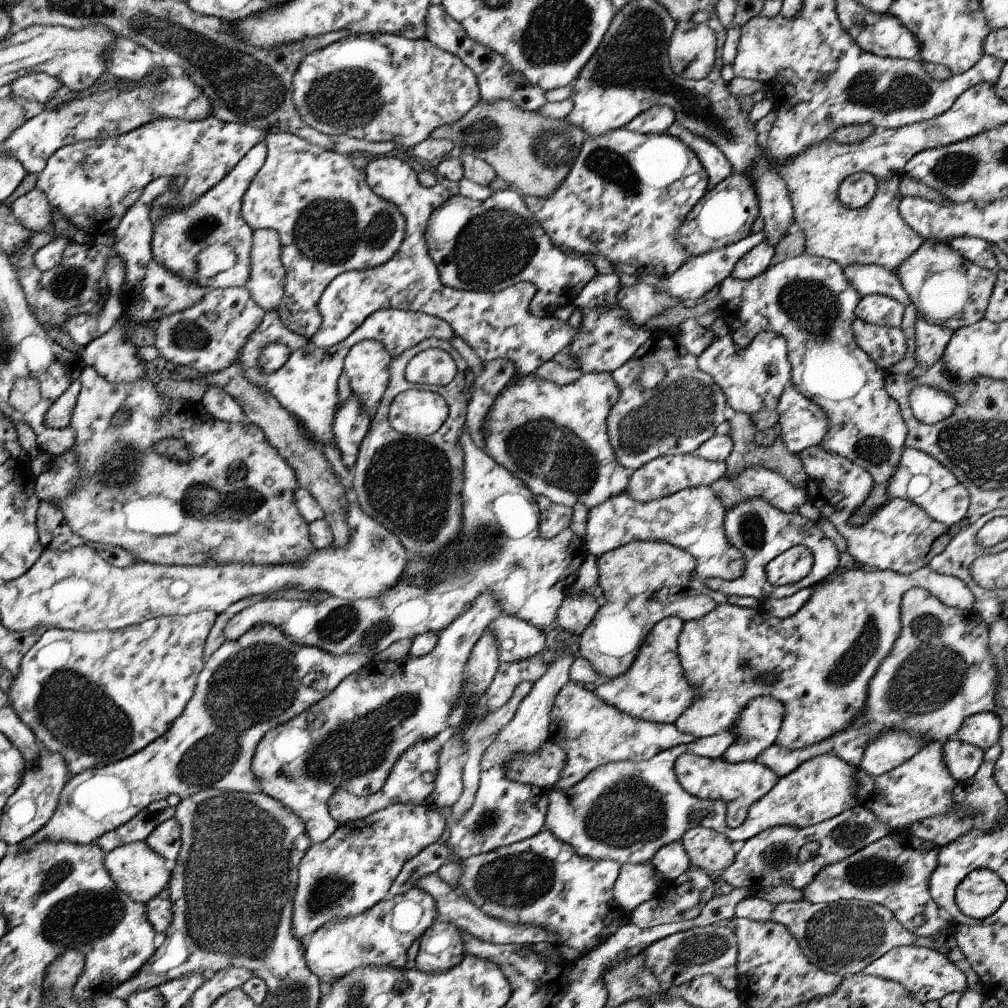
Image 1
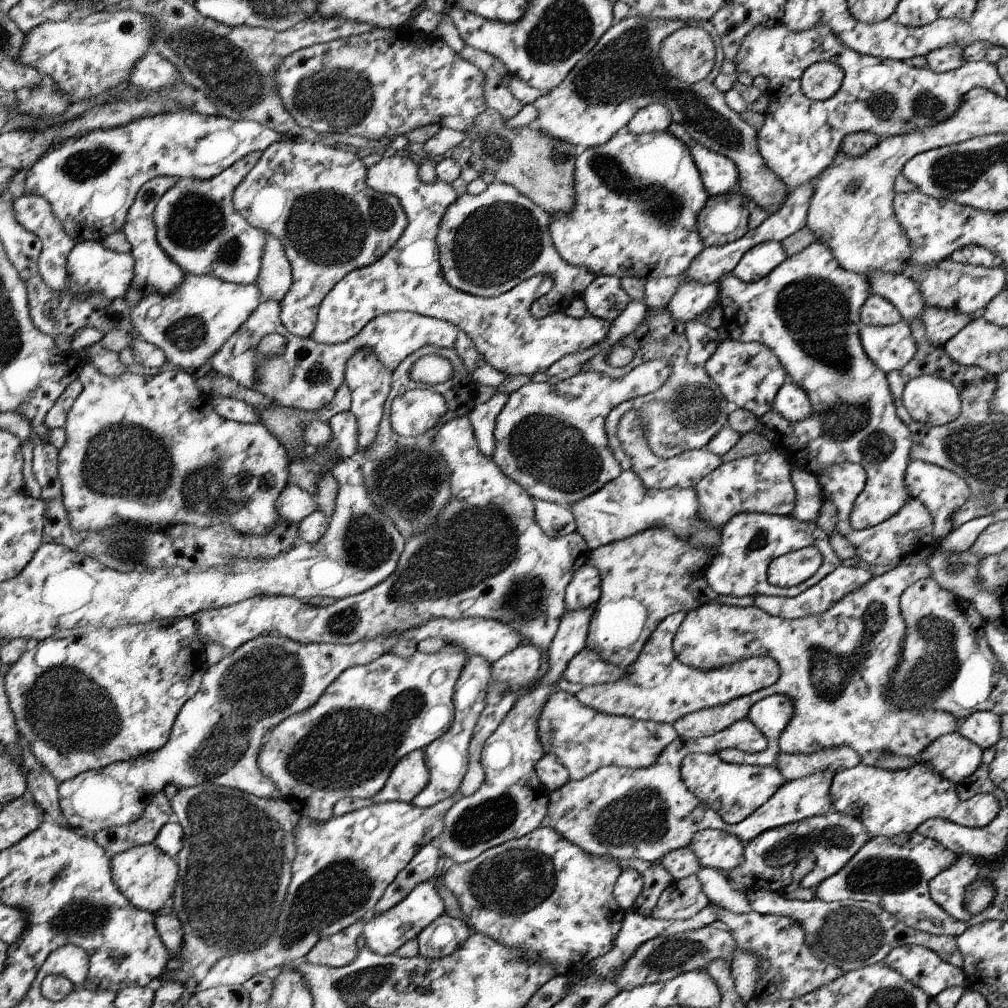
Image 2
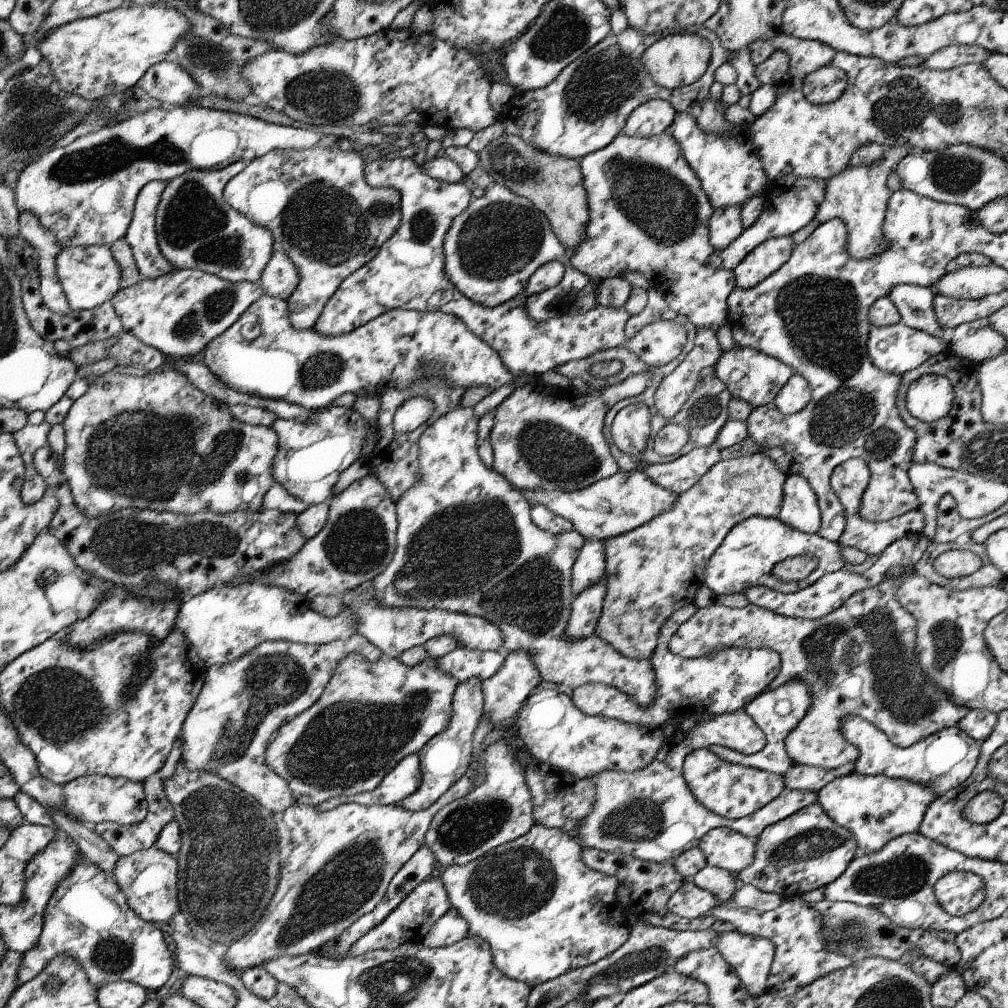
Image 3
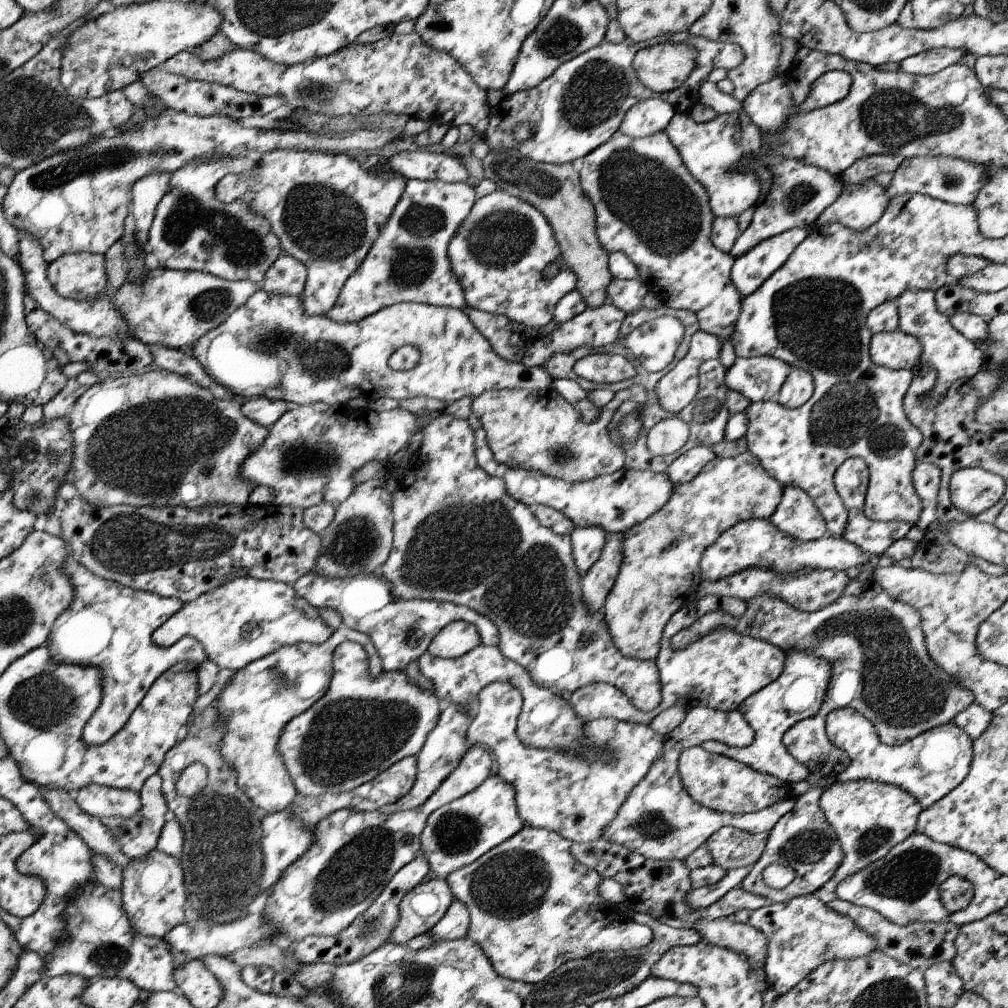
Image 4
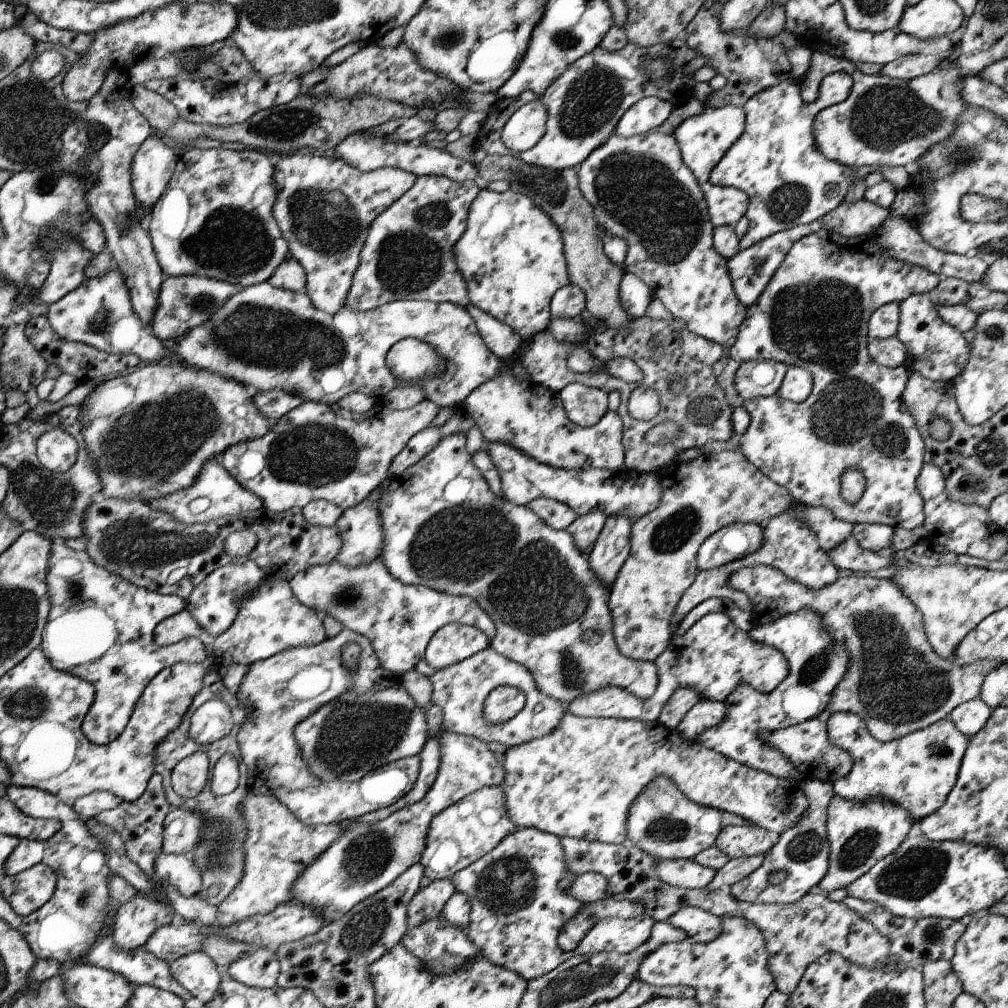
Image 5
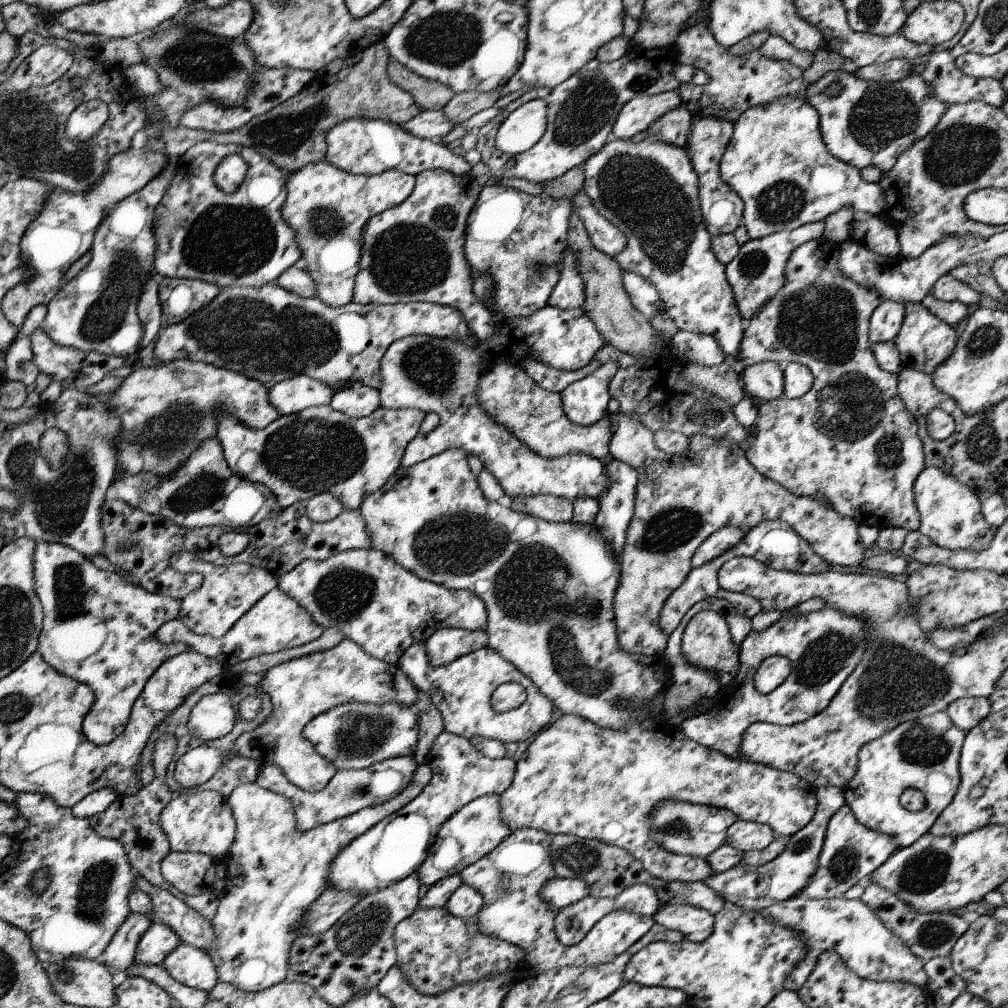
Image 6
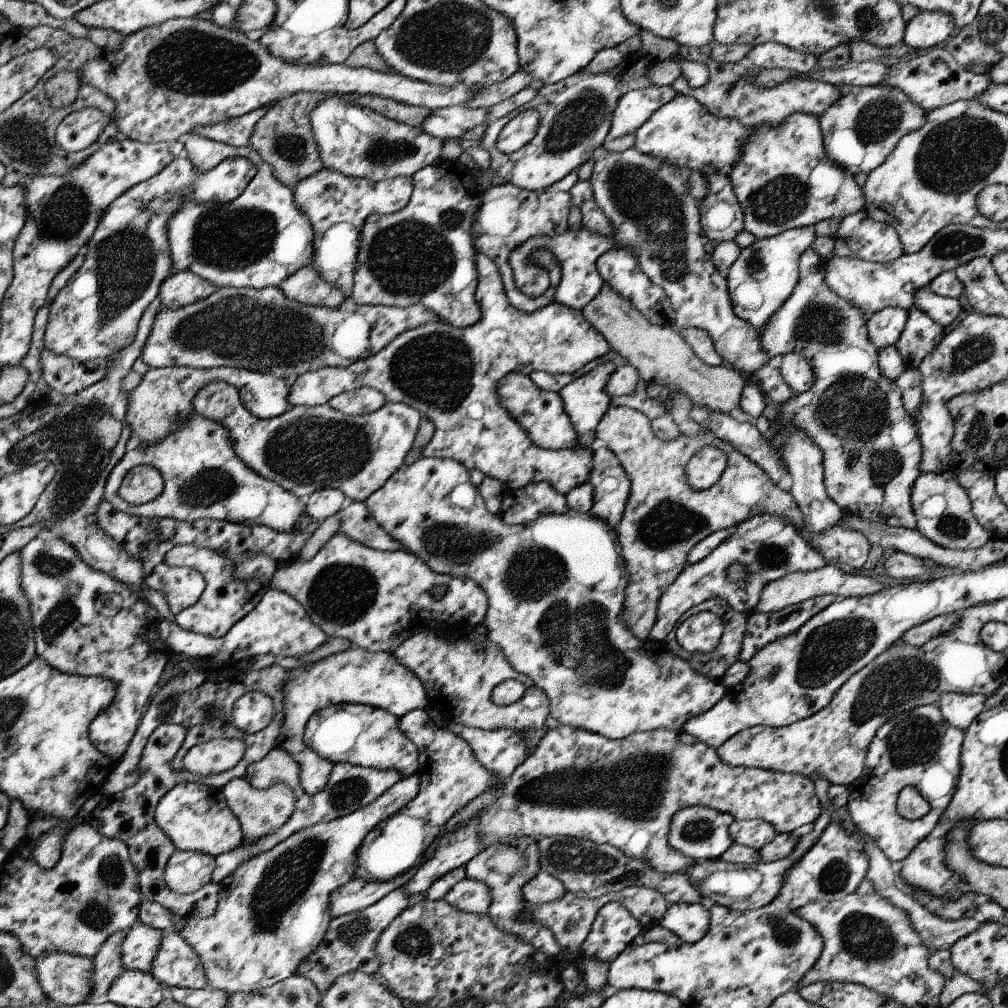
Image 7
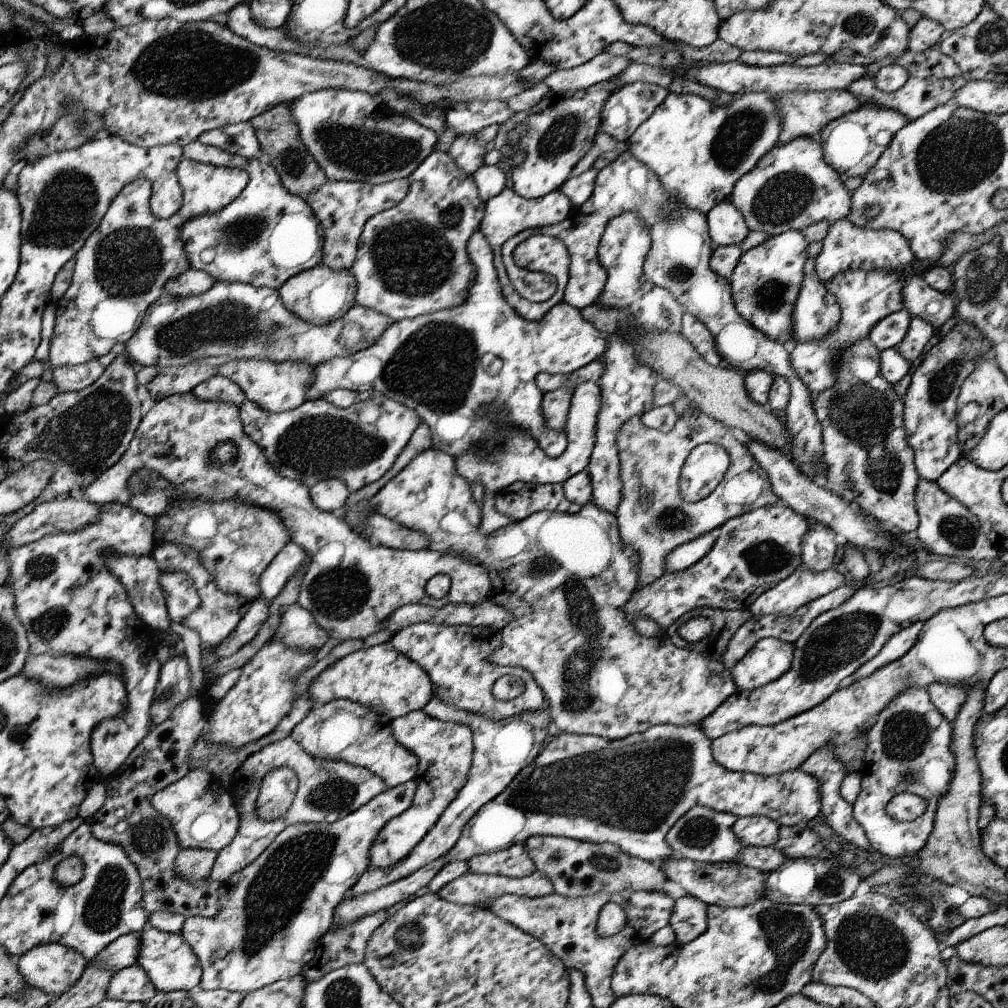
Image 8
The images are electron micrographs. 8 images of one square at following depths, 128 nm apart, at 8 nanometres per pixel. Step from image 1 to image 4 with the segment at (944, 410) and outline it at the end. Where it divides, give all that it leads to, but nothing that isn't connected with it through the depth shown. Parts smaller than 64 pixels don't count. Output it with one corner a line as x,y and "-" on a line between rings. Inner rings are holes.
906,290
904,294
896,299
899,315
898,330
910,336
916,336
922,346
920,364
928,364
936,370
936,384
932,392
924,398
926,408
936,408
948,388
962,378
972,377
984,362
984,352
976,348
974,342
965,338
954,326
950,324
948,317
940,314
935,302
935,292
932,290

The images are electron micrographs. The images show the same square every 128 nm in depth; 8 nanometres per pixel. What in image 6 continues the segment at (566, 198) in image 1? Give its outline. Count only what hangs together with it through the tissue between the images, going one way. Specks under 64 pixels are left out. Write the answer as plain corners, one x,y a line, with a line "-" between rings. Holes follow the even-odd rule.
610,138
602,147
600,152
593,154
586,162
584,162
583,171
585,176
583,191
590,197
595,209
604,218
606,218
606,220
613,222
617,228
627,236
627,243
624,250
617,257
614,257
614,259
616,259
618,264
622,267
623,272
633,272
639,274
653,287
657,288
664,310
668,312
679,331
692,331
695,333
712,335
716,339
716,342
720,345
720,348
723,350
724,354
732,356
730,357
730,361
737,365
737,354
741,349
741,342
744,336
743,332
746,323
740,314
739,308
736,306
736,299
732,287
730,286
730,283
725,275
725,266
716,258
714,252
712,252
712,236
706,228
701,211
699,189
697,184
699,178
696,171
693,170
692,163
687,155
687,150
684,147
679,147
678,145
673,145
672,143
664,142
662,140
651,141
650,139
644,139
640,142
634,143
631,139

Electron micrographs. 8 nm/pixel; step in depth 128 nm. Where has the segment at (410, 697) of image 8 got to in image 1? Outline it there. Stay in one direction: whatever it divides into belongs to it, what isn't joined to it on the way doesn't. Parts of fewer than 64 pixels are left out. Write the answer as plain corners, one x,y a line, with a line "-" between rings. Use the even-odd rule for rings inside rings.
266,624
266,626
254,626
252,630
248,630
248,633
244,634
242,638
238,640
226,640
210,658
206,659
204,664
204,674
200,674
200,690
196,690
196,698
192,698
192,706
188,706
188,714
180,714
180,722
176,722
176,726
172,726
172,730
168,730
168,734
164,734
164,738
159,738
157,741
152,742
147,749
140,750
140,753
134,754
132,757
124,758
119,762
108,764
105,766
96,766
95,768
84,770
84,773
79,773
70,776
66,784
64,784
63,793
59,797
58,809
55,811
54,817
48,822
43,829
34,836
26,838
26,840
20,842
17,846
11,846
11,849
17,850
30,850
32,846
40,844
40,842
76,842
76,844
91,844
98,838
103,837
105,833
111,832
112,830
119,829
120,826
124,826
126,822
130,822
134,816
137,816
143,809
147,809
152,802
157,802
163,799
167,799
170,794
176,794
180,799
188,798
200,790
208,788
216,788
224,791
237,791
242,793
262,793
260,788
259,779
256,778
256,774
252,771
252,764
254,763
254,753
259,743
263,741
266,735
273,729
276,729
279,725
284,725
286,722
291,721
292,718
298,716
298,714
304,713
304,710
311,708
316,705
322,698
328,697
332,690
336,689
336,686
340,685
340,682
344,681
350,674
358,672
373,659
370,654
342,654
342,656
336,656
336,654
328,654
320,648
314,646
299,646
298,644
292,643
286,635
283,634
283,630
272,626
272,624

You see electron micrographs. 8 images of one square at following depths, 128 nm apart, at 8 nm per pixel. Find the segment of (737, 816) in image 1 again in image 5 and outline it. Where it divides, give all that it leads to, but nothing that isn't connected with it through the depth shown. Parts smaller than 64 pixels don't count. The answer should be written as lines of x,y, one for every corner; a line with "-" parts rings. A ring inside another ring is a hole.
500,685
491,690
483,704
483,719
494,725
509,721
525,705
526,695
516,687
-
566,712
564,718
561,718
559,727
552,734
546,734
546,736
530,740
529,743
522,743
506,749
503,767
504,780
501,787
505,792
507,813
512,822
515,822
518,829
534,827
541,831
555,834
560,838
574,837
575,839
588,839
589,841
602,841
603,843
627,843
625,833
627,812
632,808
633,800
639,795
639,792
648,782
660,775
672,778
678,790
695,803
737,814
754,825
758,825
766,830
774,830
774,832
783,833
784,830
791,827
801,817
801,814
804,814
808,806
803,789
804,781
792,782
791,779
776,778
770,773
753,769
741,762
726,758
723,754
706,748
698,740
686,742
685,738
682,738
676,729
670,730
657,720
654,722
644,722
636,719
617,719
614,717
577,717
572,713

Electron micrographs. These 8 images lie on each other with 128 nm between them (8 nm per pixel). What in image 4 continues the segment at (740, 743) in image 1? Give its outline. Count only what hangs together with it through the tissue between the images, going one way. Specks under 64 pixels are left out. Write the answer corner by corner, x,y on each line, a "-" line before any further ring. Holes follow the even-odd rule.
790,650
785,656
785,668
780,677
762,688
762,691
754,692
744,702
738,704
737,711
754,730
754,742
745,748
735,748
710,740
705,741
701,748
710,753
732,758
754,771
778,778
782,782
796,784
806,780
810,772
792,758
781,741
785,732
792,726
818,714
829,691
832,666
834,666
832,662
818,658
806,650

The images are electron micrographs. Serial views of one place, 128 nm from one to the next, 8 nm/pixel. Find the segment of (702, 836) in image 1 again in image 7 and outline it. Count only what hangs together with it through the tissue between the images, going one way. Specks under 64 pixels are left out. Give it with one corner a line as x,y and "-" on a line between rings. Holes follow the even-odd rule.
760,819
735,820
729,826
729,833
734,843
753,848
755,851
772,842
778,834
769,822

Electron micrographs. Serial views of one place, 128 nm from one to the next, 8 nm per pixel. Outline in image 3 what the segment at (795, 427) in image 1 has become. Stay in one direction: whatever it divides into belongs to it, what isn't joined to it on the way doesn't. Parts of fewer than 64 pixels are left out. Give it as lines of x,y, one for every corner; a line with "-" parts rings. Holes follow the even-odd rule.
795,373
784,384
773,404
782,412
782,414
797,414
800,410
806,408
810,402
812,388
804,376

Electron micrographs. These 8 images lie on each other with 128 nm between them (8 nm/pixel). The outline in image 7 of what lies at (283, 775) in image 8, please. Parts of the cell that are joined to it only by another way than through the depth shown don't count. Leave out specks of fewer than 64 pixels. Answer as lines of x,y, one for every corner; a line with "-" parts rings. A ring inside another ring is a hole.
245,778
232,779
221,788
226,804
239,820
242,831
241,844
252,845
257,840
273,835
295,811
297,789
291,784
274,784
265,788
253,787

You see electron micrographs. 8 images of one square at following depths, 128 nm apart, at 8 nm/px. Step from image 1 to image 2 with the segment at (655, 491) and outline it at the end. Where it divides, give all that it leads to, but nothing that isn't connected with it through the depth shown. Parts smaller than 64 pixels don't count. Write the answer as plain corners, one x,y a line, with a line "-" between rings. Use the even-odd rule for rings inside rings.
630,410
630,412
626,412
626,414
620,418
616,438
621,441
622,452
624,452
625,456
631,461
631,470
635,474
638,474
638,477
644,482
646,488
652,488
652,490
695,488
696,484
698,484
704,476
707,476
723,464
720,456
717,456
714,452
710,452
710,450
707,449
686,451
683,454
668,459
656,457
648,445
646,432
644,432
644,428
642,428
642,420
640,420
640,416
638,416
636,410

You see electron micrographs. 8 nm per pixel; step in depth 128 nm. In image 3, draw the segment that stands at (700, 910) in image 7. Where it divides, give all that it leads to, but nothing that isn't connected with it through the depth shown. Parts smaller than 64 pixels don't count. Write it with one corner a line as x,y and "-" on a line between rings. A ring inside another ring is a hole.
718,930
720,955
736,970
742,985
752,996
766,994
766,982
774,957
774,944
768,938
742,934
738,930

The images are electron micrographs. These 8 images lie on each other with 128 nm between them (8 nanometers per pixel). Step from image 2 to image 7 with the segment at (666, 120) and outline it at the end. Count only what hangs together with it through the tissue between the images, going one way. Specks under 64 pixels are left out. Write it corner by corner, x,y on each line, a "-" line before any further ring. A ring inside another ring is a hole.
672,85
630,91
620,97
614,109
606,141
635,133
656,110
678,93

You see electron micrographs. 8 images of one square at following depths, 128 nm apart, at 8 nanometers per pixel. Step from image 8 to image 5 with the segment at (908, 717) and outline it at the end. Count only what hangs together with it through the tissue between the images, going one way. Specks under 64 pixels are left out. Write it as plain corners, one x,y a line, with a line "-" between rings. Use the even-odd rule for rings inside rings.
838,711
828,717
827,733
832,744
853,758
850,772
833,782
836,795
867,803
872,797
901,804
914,821
935,813
955,787
969,739
947,718
898,740
883,743
867,729
863,718
853,712

